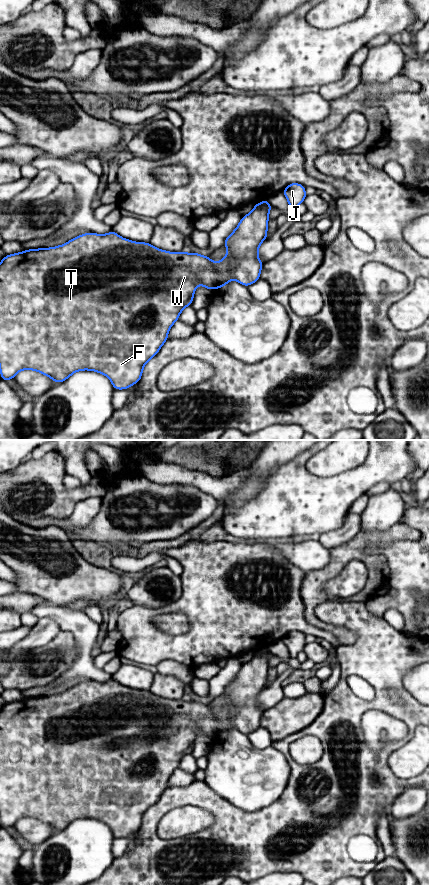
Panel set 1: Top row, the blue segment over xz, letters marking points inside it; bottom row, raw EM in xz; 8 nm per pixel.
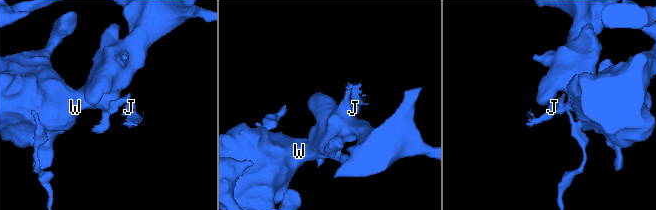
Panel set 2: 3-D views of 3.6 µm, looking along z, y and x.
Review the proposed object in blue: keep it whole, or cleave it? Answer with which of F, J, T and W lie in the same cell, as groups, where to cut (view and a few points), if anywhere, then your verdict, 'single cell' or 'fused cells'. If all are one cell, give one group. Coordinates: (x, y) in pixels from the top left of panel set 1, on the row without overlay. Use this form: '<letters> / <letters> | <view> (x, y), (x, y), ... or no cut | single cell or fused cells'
F T W / J | xz (267, 651), (265, 656), (268, 660) | fused cells

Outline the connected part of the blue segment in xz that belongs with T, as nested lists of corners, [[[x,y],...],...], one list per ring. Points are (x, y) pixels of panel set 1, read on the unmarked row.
[[[269,648],[255,652],[253,658],[242,665],[237,676],[225,687],[223,694],[228,697],[226,704],[219,710],[212,710],[209,704],[195,701],[171,701],[152,694],[149,690],[133,690],[120,685],[113,678],[105,683],[86,681],[79,683],[69,690],[41,697],[24,698],[16,702],[9,702],[0,710],[0,820],[2,828],[9,829],[15,823],[25,817],[35,818],[45,822],[56,831],[62,831],[73,821],[81,818],[91,818],[107,824],[115,838],[128,837],[140,829],[145,812],[159,800],[162,793],[168,787],[171,774],[179,767],[181,759],[191,754],[193,743],[199,732],[205,736],[214,738],[224,735],[231,727],[248,735],[260,727],[260,721],[264,710],[258,707],[258,696],[267,687],[268,659],[265,657]]]

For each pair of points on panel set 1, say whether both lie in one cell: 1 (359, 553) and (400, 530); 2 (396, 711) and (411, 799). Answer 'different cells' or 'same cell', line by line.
1: same cell
2: different cells

